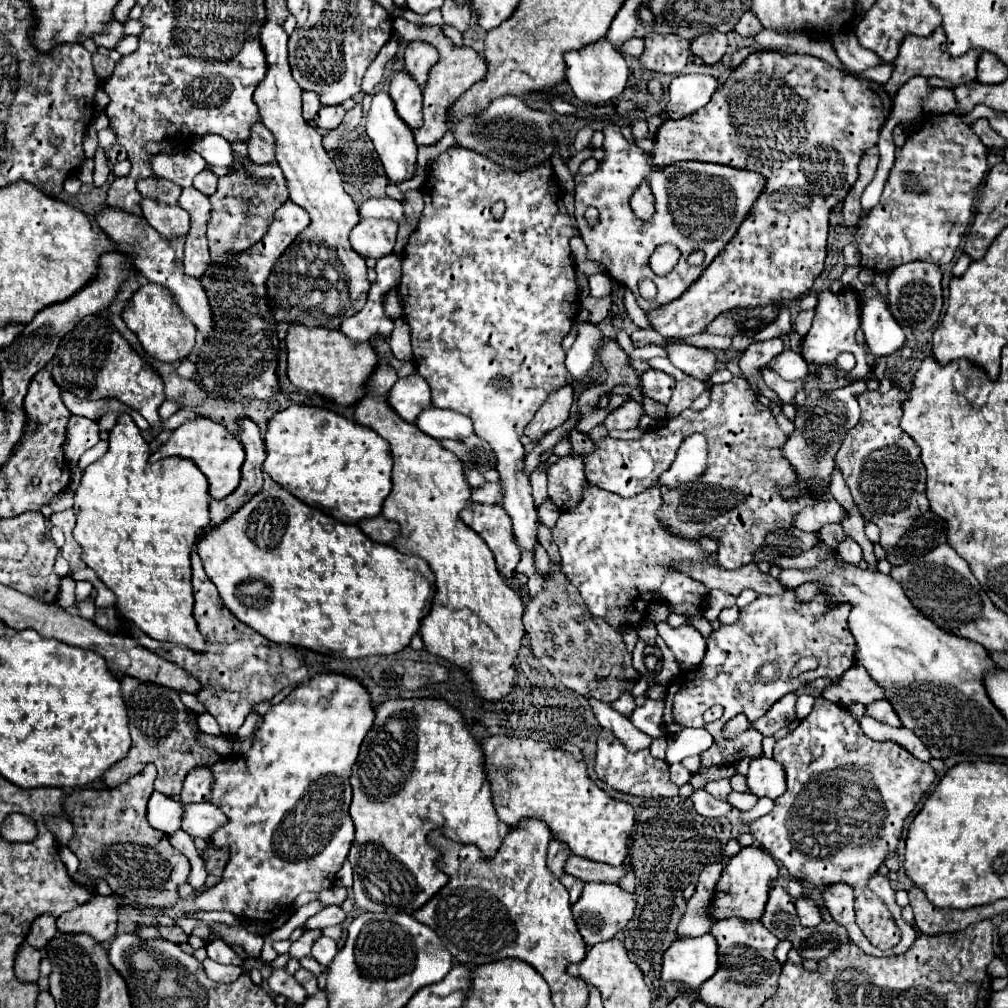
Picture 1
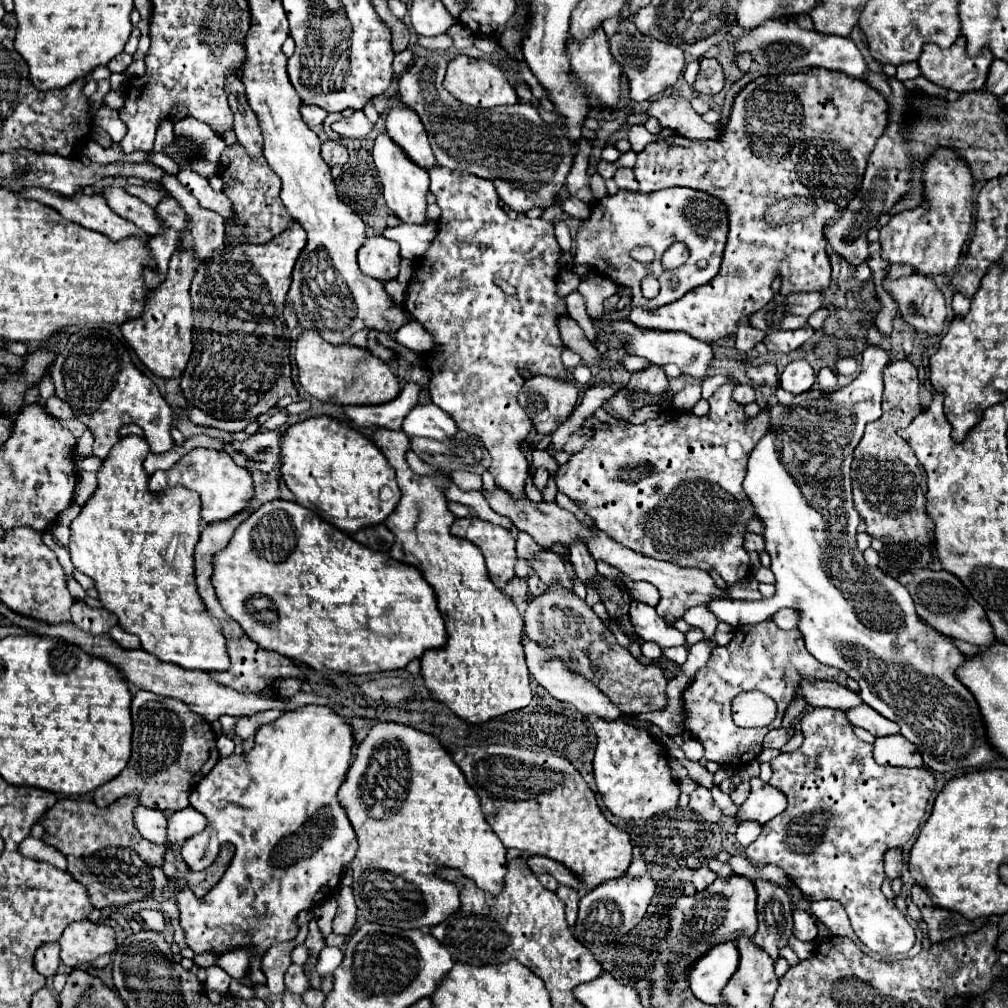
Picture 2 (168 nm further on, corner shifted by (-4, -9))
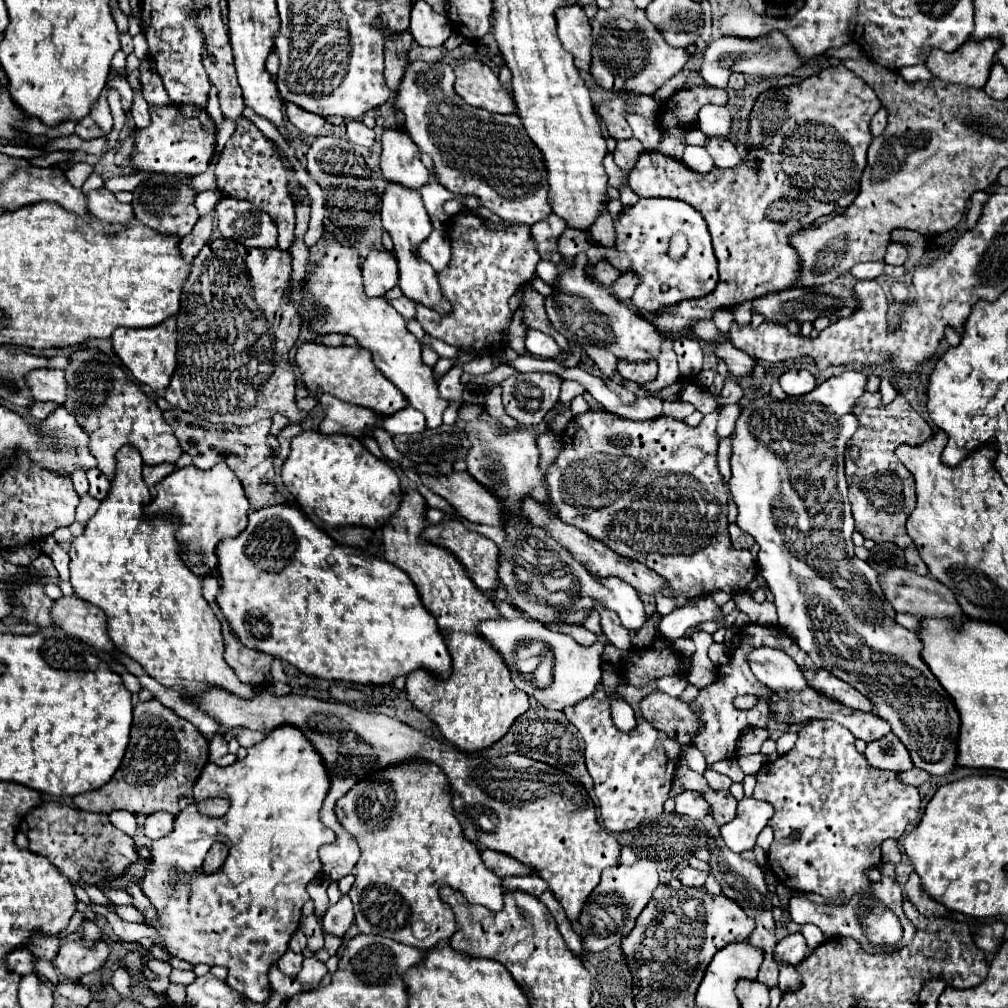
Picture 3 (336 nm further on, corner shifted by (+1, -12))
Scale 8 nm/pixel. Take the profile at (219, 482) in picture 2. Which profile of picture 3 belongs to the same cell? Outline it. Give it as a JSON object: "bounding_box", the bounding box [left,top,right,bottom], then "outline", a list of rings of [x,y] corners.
{"bounding_box":[146,464,248,578],"outline":[[[216,464],[212,470],[198,470],[194,466],[172,472],[162,482],[156,484],[156,500],[146,506],[148,516],[176,516],[180,526],[188,526],[188,536],[178,538],[180,556],[188,568],[206,578],[216,572],[216,544],[222,538],[234,538],[246,528],[248,520],[248,498],[240,480],[226,464]]]}

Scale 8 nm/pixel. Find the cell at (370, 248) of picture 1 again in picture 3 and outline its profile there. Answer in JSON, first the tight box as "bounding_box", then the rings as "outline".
{"bounding_box":[362,250,398,298],"outline":[[[372,250],[364,264],[362,264],[362,276],[364,276],[364,290],[370,298],[384,296],[390,288],[398,284],[398,264],[396,258],[382,250]]]}

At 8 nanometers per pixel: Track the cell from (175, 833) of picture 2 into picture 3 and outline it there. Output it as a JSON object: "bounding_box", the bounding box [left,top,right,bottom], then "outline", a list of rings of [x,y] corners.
{"bounding_box":[142,812,174,840],"outline":[[[154,812],[154,814],[150,814],[150,816],[146,816],[144,826],[142,826],[144,834],[150,840],[162,838],[162,836],[172,832],[172,820],[174,820],[174,816],[168,814],[168,812]]]}

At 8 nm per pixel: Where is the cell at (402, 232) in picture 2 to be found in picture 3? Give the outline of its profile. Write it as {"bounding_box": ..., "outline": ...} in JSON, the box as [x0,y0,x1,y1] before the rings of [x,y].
{"bounding_box":[418,230,452,272],"outline":[[[432,230],[428,240],[424,240],[418,250],[420,250],[420,256],[428,264],[432,264],[432,268],[436,272],[442,272],[442,268],[446,268],[446,264],[450,262],[450,256],[452,256],[450,238],[446,236],[444,230]]]}

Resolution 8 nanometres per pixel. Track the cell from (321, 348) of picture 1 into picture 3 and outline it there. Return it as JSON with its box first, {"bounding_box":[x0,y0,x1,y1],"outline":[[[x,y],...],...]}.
{"bounding_box":[296,342,408,416],"outline":[[[306,342],[296,352],[296,364],[300,368],[304,384],[316,396],[326,392],[326,394],[336,396],[338,400],[368,408],[380,416],[398,412],[408,406],[406,396],[374,366],[372,354],[358,344],[330,348],[318,342]]]}

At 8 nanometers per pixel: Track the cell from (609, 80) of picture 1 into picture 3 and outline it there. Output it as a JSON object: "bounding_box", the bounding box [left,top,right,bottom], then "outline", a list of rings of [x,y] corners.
{"bounding_box":[556,6,590,72],"outline":[[[574,6],[558,8],[556,12],[556,24],[558,24],[558,36],[562,46],[574,56],[574,64],[578,70],[588,72],[590,70],[590,22],[584,14],[584,10]]]}

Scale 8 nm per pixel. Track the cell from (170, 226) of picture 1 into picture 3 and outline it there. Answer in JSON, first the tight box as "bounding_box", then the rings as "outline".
{"bounding_box":[86,188,134,222],"outline":[[[98,188],[86,194],[86,206],[90,208],[90,214],[102,220],[112,220],[112,222],[128,222],[134,218],[132,206],[122,204],[114,198],[112,192],[106,188]]]}

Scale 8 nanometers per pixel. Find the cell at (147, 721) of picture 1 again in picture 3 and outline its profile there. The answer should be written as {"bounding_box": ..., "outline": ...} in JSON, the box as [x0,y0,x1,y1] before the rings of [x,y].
{"bounding_box":[74,700,208,814],"outline":[[[158,700],[140,702],[134,708],[134,722],[130,744],[124,760],[114,772],[112,780],[98,790],[74,796],[74,806],[86,812],[112,812],[128,810],[134,814],[152,814],[158,810],[178,814],[194,802],[192,786],[208,762],[208,740],[196,730],[194,724],[176,716]]]}

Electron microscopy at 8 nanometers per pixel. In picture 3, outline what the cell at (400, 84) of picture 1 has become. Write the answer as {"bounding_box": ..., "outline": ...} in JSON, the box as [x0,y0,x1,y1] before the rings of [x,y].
{"bounding_box":[380,130,430,190],"outline":[[[384,130],[380,168],[384,180],[410,190],[420,190],[430,182],[430,172],[420,162],[420,148],[402,130]]]}

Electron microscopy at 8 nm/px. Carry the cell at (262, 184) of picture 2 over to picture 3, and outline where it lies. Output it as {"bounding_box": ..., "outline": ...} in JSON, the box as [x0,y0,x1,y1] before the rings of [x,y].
{"bounding_box":[216,118,294,250],"outline":[[[242,118],[236,124],[236,132],[226,142],[222,156],[216,164],[218,188],[232,198],[244,198],[270,214],[278,226],[278,246],[286,250],[294,240],[294,202],[288,196],[288,170],[274,152],[274,142],[270,142],[250,120]]]}

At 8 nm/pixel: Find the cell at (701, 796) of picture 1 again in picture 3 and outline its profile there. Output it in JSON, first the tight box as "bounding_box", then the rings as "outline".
{"bounding_box":[674,790,710,820],"outline":[[[690,790],[682,792],[680,796],[676,796],[674,802],[676,802],[676,808],[674,808],[674,810],[676,810],[678,814],[690,816],[690,818],[694,818],[694,820],[704,818],[704,816],[708,814],[708,810],[710,810],[710,806],[708,806],[708,802],[702,798],[702,794],[690,792]]]}

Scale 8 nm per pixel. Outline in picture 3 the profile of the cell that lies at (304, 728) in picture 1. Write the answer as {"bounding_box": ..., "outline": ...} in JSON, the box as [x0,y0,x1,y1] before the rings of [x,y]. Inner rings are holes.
{"bounding_box":[140,726,336,1002],"outline":[[[292,726],[276,728],[248,750],[244,760],[236,760],[232,766],[220,768],[208,762],[194,784],[194,798],[202,800],[206,796],[226,794],[232,802],[228,814],[222,818],[208,818],[196,810],[196,804],[178,812],[170,836],[152,842],[148,868],[140,882],[140,890],[158,912],[154,922],[144,922],[158,930],[162,946],[190,964],[204,962],[208,966],[224,966],[228,970],[226,984],[232,990],[252,1002],[266,1002],[270,996],[268,972],[286,952],[292,934],[298,930],[302,906],[310,898],[306,884],[322,876],[318,848],[336,840],[336,834],[318,818],[328,788],[330,778],[320,754],[304,734]],[[214,842],[222,842],[230,848],[228,858],[218,872],[204,874],[204,858]]]}

